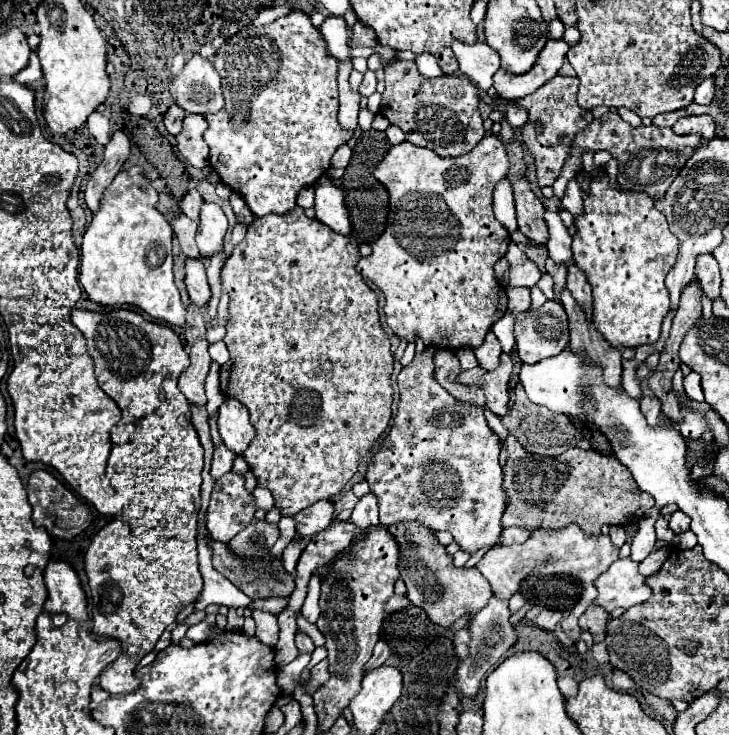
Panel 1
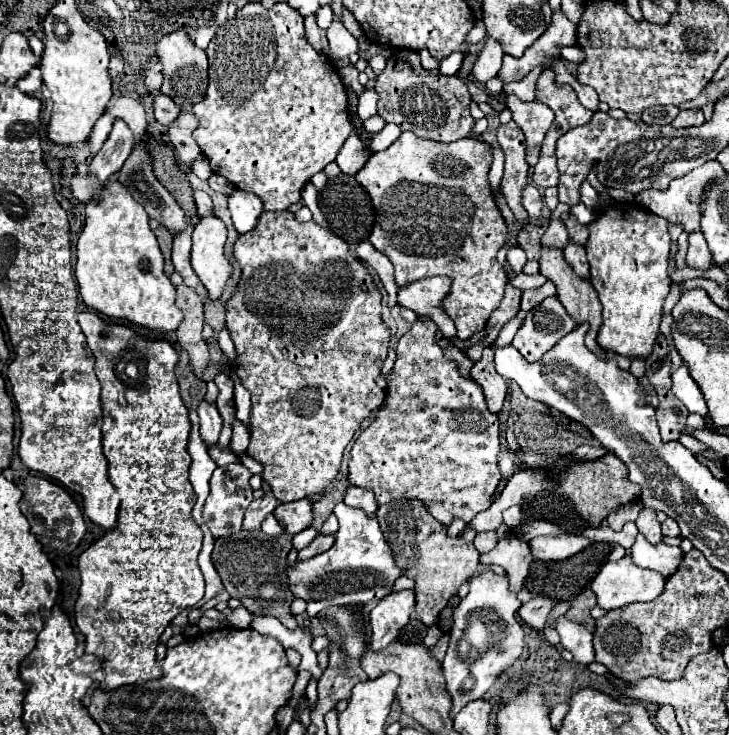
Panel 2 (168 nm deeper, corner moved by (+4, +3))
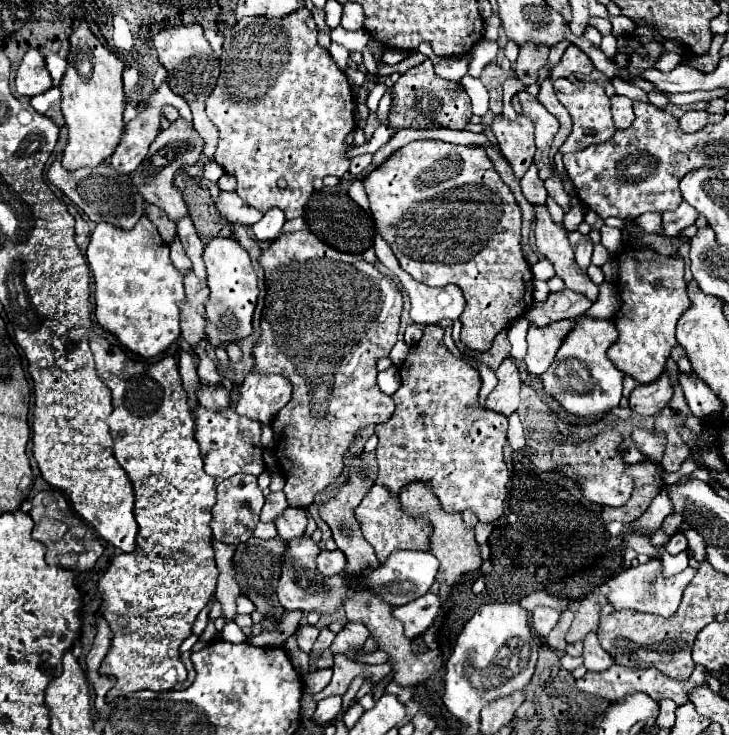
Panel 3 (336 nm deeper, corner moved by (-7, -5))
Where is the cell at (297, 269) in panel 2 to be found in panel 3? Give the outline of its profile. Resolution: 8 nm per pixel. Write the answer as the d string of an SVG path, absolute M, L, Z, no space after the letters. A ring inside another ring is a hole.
M297 231L297 233L289 233L289 235L281 235L277 241L273 241L259 257L259 263L265 271L265 285L267 285L267 295L265 295L265 309L263 309L263 317L261 317L261 337L257 341L257 345L253 347L253 357L255 357L255 373L261 375L283 375L291 381L293 385L293 399L291 403L287 403L279 415L273 421L273 433L275 433L275 447L273 453L277 457L279 469L285 477L285 495L291 507L307 507L313 503L313 497L325 489L329 483L333 483L341 471L343 471L343 455L349 449L349 443L353 441L355 433L367 425L379 425L383 421L387 421L391 417L391 413L395 411L393 399L389 395L383 395L377 387L377 361L381 357L387 357L391 347L397 343L397 331L399 331L399 317L403 311L403 295L401 289L397 287L395 281L391 281L387 275L383 275L375 265L363 261L363 257L359 253L341 253L331 249L329 245L321 243L311 231Z

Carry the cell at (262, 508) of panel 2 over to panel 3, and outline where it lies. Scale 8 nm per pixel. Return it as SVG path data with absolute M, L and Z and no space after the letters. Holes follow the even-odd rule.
M277 491L277 493L269 493L265 499L265 505L261 509L261 521L273 521L281 511L285 511L289 507L285 493Z

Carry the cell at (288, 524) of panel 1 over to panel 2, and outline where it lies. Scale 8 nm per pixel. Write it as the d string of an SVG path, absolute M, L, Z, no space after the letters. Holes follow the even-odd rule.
M268 515L268 517L264 519L264 523L262 523L262 531L268 533L268 535L282 535L284 529L280 527L280 523L276 521L274 515Z

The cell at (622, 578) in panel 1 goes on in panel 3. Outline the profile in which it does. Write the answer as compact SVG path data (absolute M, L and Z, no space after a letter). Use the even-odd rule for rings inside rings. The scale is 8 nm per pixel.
M649 561L645 565L631 567L625 573L613 577L607 583L607 587L609 587L607 599L615 609L633 609L633 611L641 611L641 613L655 613L661 617L671 617L677 611L683 591L689 585L689 581L693 579L693 575L695 575L695 569L687 567L685 571L677 573L673 577L665 577L661 571L661 563Z

